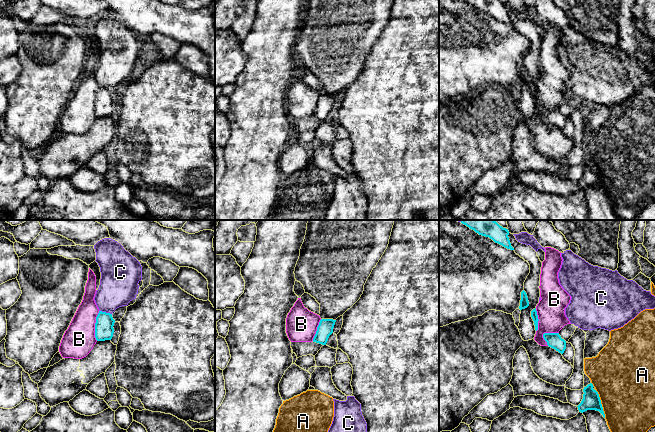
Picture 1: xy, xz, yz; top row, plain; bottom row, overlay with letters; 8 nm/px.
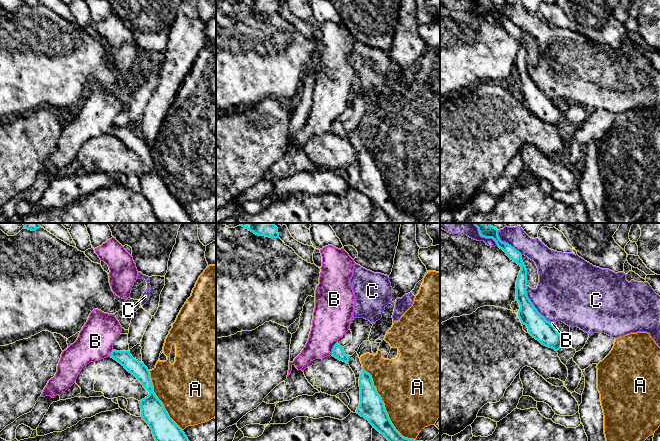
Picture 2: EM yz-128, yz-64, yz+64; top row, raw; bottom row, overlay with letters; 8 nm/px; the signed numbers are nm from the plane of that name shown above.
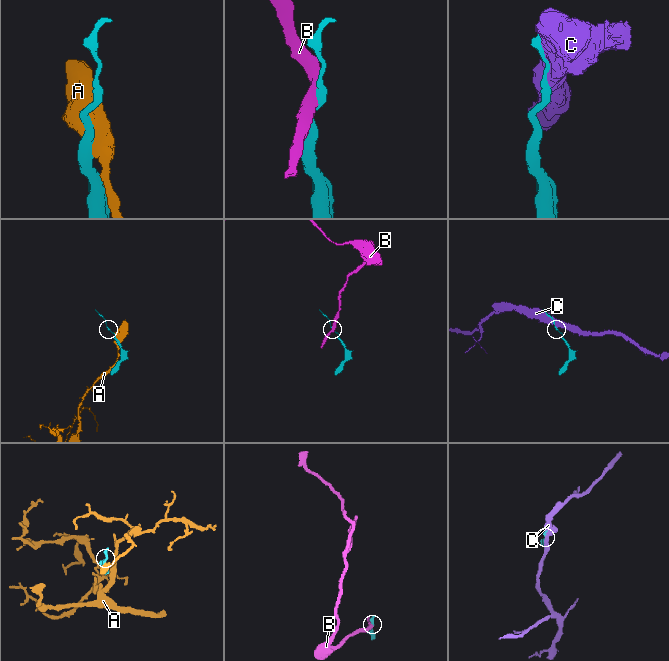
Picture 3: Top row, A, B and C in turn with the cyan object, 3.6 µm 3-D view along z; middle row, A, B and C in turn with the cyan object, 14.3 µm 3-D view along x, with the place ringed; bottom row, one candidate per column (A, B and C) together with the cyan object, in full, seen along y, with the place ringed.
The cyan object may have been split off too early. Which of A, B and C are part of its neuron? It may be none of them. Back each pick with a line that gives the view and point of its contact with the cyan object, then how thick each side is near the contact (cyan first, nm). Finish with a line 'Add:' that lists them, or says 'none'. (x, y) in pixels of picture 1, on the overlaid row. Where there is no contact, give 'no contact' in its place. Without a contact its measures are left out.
Add: none

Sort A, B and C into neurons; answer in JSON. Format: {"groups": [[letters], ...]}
{"groups": [["A"], ["B"], ["C"]]}

